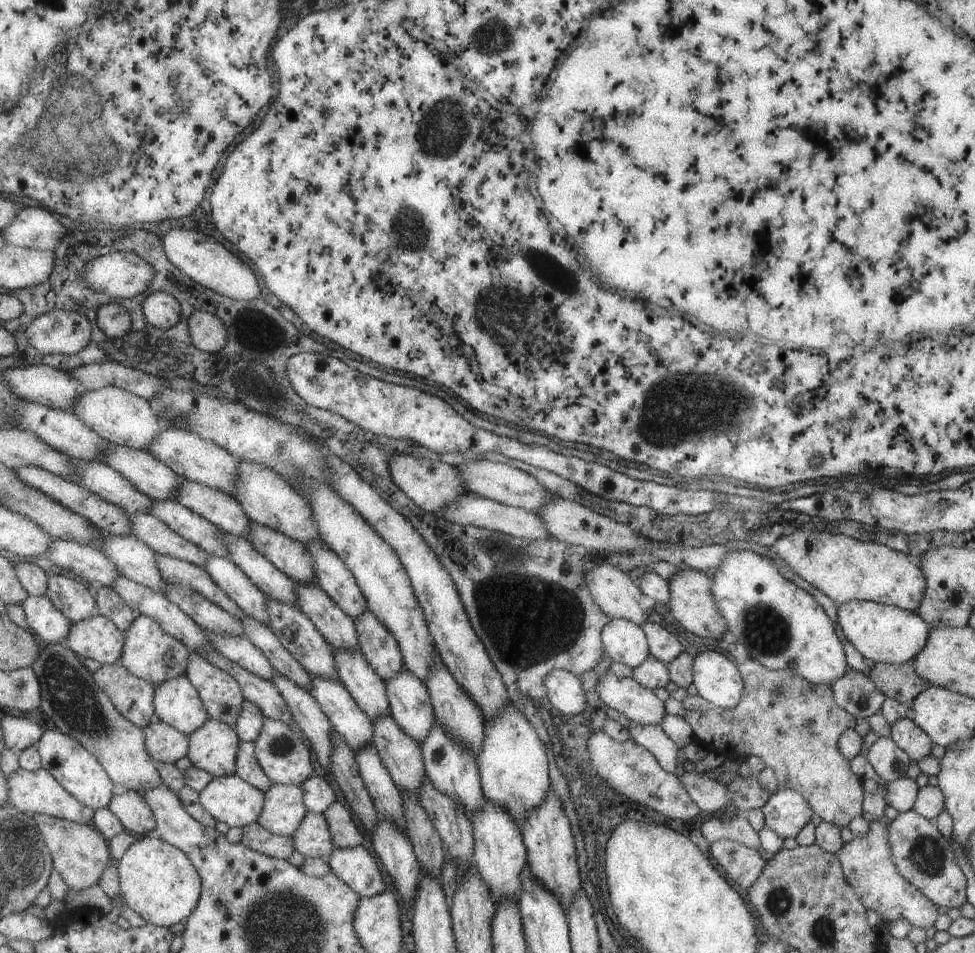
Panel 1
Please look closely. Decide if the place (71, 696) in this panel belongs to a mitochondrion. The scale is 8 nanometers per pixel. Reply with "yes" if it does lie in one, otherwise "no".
yes

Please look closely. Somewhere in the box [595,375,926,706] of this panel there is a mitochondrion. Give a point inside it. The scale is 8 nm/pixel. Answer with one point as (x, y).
(666, 419)

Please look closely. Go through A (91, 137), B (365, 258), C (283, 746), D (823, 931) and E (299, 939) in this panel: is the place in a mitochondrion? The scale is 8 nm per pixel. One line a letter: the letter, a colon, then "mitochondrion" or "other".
A: mitochondrion
B: other
C: mitochondrion
D: mitochondrion
E: mitochondrion

